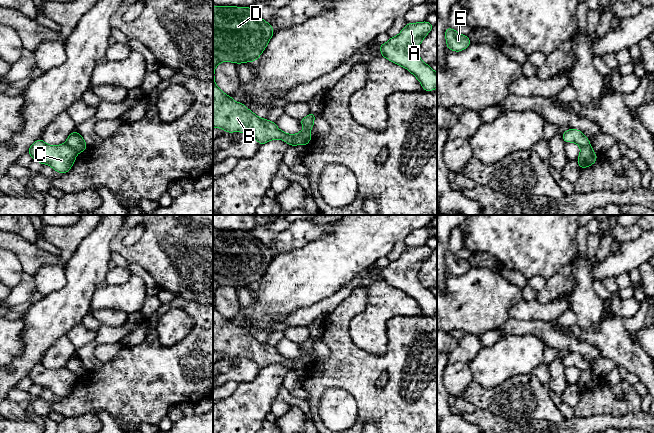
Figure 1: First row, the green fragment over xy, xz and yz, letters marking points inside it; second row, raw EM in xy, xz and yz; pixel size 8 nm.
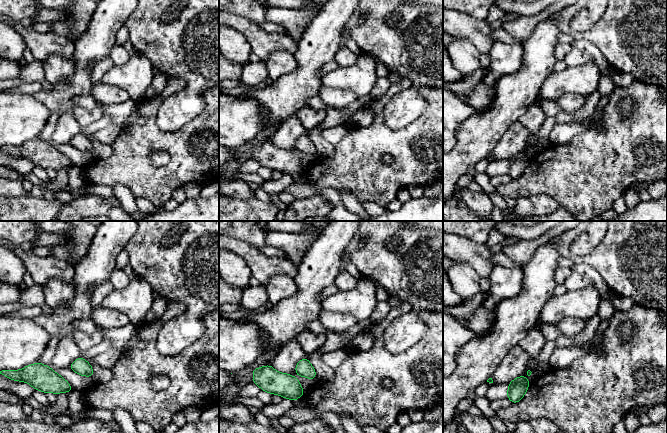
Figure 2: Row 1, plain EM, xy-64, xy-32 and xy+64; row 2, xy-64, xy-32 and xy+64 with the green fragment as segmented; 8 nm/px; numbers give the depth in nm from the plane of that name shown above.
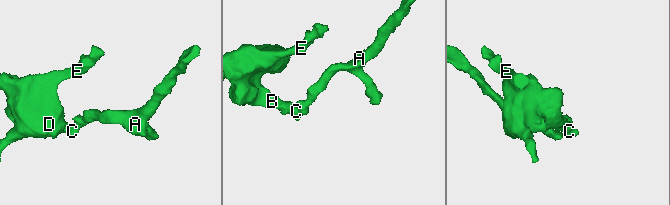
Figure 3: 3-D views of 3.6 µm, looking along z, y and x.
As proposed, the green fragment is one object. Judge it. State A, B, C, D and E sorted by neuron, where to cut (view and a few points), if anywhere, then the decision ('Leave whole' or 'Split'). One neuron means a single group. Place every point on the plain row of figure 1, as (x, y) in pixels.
Groups: A / B C D E. Split along xy (65, 367), (77, 375). Split

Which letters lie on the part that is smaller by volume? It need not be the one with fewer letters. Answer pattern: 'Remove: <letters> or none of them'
Remove: B, C, D, E

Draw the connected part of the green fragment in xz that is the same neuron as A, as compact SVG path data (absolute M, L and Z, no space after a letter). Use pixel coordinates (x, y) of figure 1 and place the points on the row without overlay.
M427 245L408 247L398 260L379 269L382 281L409 294L425 315L437 312L437 297L420 283L418 271L432 252L433 248Z

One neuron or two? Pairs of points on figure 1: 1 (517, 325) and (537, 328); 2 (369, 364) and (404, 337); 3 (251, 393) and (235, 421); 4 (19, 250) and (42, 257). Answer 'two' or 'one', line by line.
1: one
2: one
3: one
4: one

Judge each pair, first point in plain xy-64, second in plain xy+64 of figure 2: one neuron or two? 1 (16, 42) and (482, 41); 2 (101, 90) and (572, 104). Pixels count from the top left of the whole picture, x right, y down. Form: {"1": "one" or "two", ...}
{"1": "two", "2": "one"}

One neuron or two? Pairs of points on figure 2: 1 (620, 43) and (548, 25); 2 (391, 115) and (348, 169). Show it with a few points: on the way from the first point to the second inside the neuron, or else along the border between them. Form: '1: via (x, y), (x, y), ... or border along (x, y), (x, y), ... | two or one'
1: border along (550, 16), (555, 19), (561, 31) | two
2: border along (383, 106), (388, 128), (407, 126) | two

